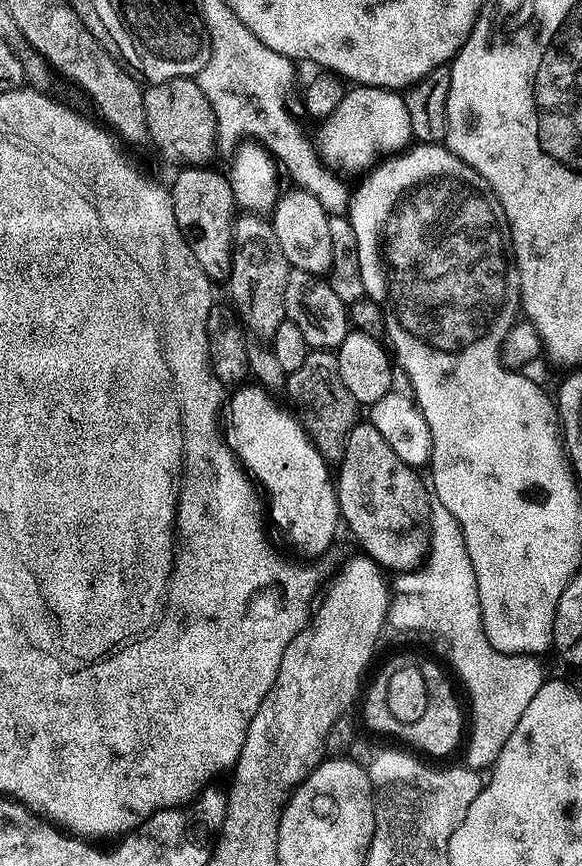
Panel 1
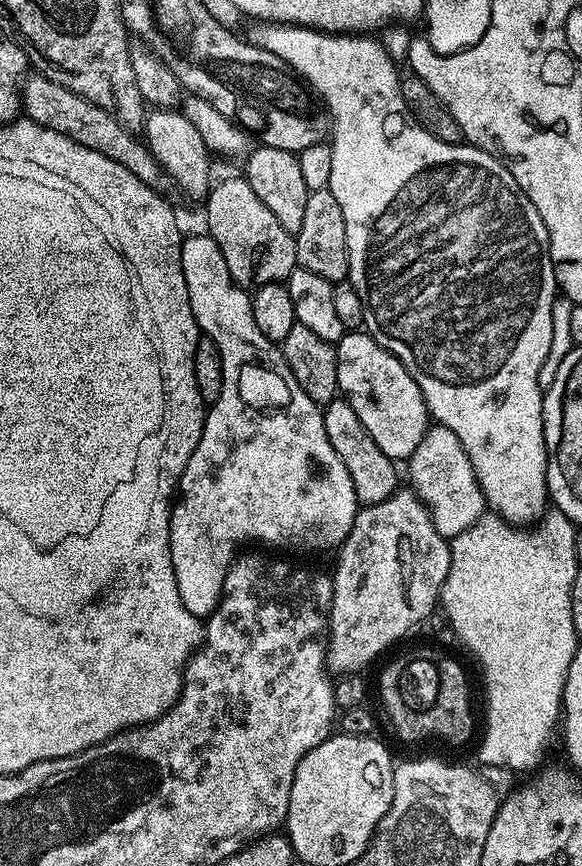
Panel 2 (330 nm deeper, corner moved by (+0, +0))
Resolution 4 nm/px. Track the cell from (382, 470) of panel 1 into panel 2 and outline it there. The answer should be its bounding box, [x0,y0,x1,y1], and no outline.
[323,398,398,505]

